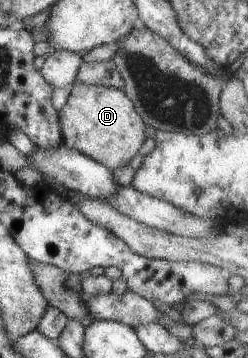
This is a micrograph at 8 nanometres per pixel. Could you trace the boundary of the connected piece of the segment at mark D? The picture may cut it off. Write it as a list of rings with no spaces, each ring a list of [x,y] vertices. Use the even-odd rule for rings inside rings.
[[[73,83],[58,111],[62,144],[105,166],[109,171],[128,165],[145,140],[143,120],[121,89]]]

